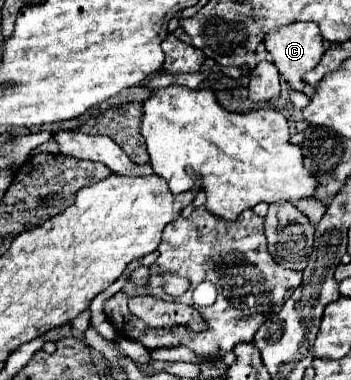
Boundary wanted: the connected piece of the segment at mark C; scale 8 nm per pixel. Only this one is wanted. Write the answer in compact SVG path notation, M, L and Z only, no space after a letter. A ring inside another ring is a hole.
M292 23L292 25L284 25L280 29L272 29L272 33L268 33L268 37L264 37L264 45L266 45L268 53L274 57L274 65L278 67L280 75L296 91L304 89L302 75L308 73L310 69L314 69L318 65L320 57L324 55L324 39L320 37L320 31L314 23Z

